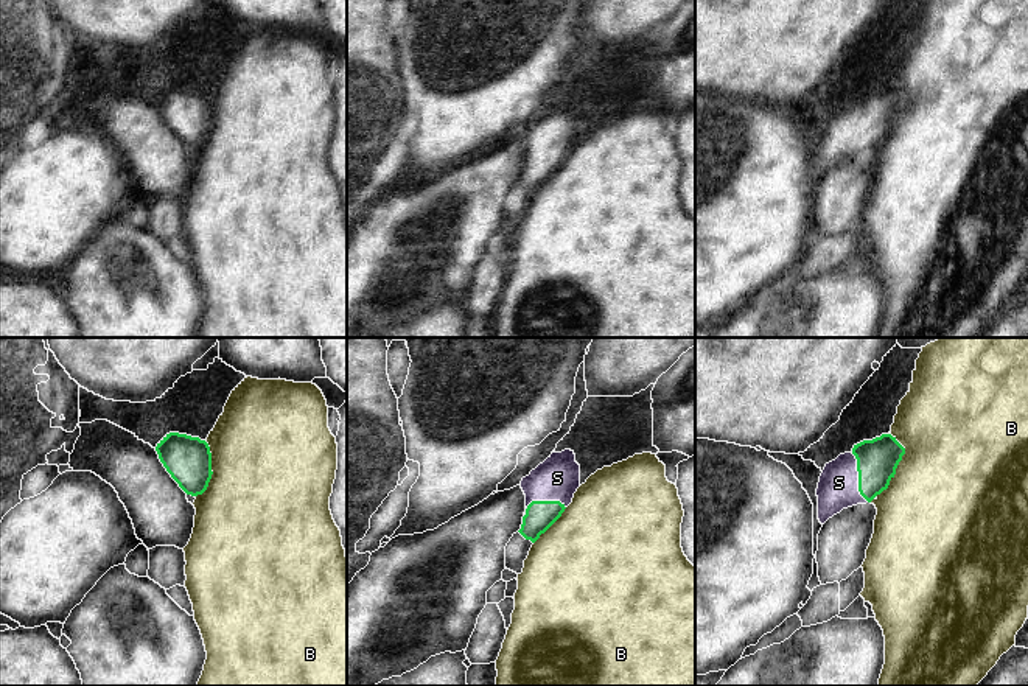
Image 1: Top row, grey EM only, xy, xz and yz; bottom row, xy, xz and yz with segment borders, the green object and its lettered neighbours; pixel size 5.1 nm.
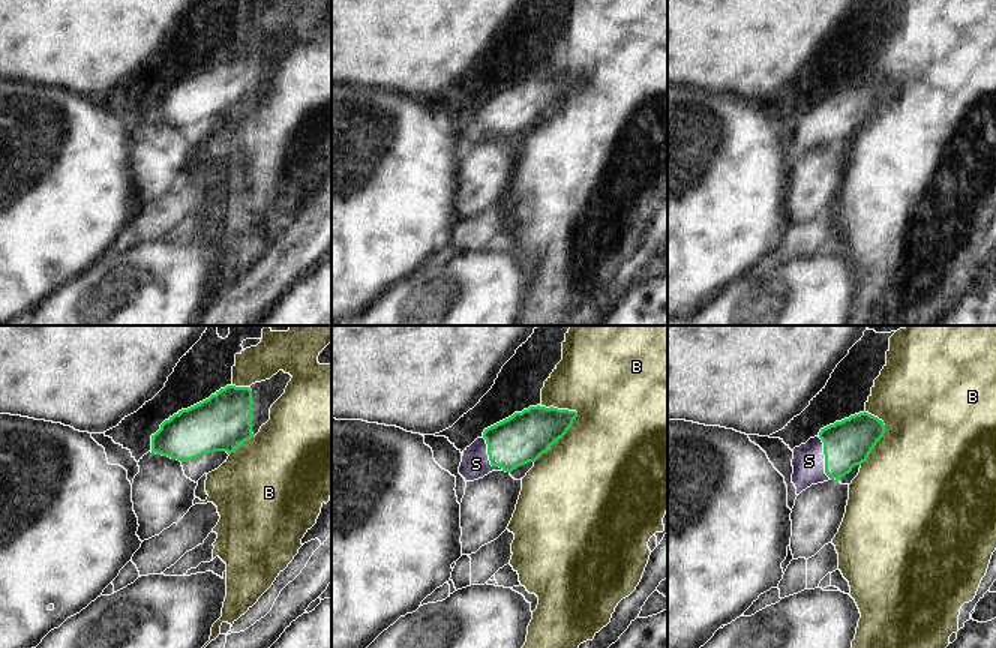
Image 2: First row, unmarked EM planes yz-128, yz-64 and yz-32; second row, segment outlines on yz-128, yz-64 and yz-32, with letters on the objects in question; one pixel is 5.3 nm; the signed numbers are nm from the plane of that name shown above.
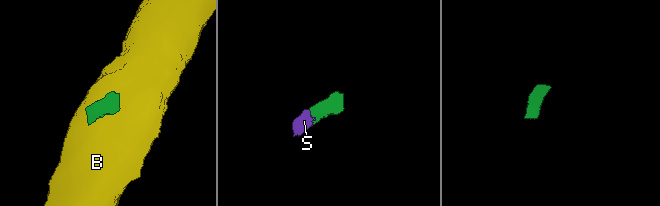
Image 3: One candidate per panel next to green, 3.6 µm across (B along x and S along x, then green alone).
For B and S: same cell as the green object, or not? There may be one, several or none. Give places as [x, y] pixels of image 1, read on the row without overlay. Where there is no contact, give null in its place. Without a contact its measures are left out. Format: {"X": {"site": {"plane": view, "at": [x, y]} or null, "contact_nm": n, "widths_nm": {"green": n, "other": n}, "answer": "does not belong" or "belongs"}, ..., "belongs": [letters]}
{"B": {"site": {"plane": "yz", "at": [896, 118]}, "contact_nm": 380, "widths_nm": {"green": 220, "other": 480}, "answer": "does not belong"}, "S": {"site": {"plane": "yz", "at": [859, 129]}, "contact_nm": 280, "widths_nm": {"green": 220, "other": 200}, "answer": "belongs"}, "belongs": ["S"]}

